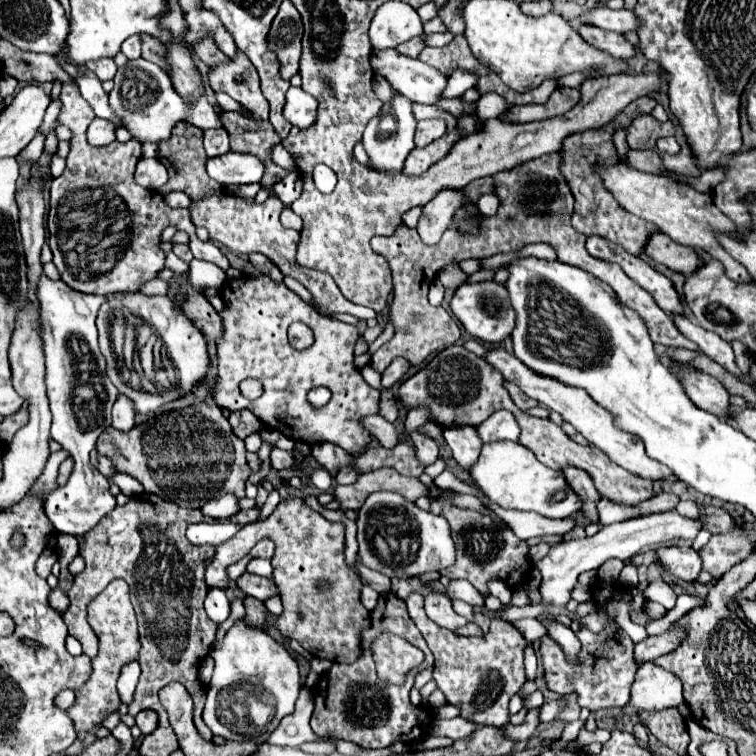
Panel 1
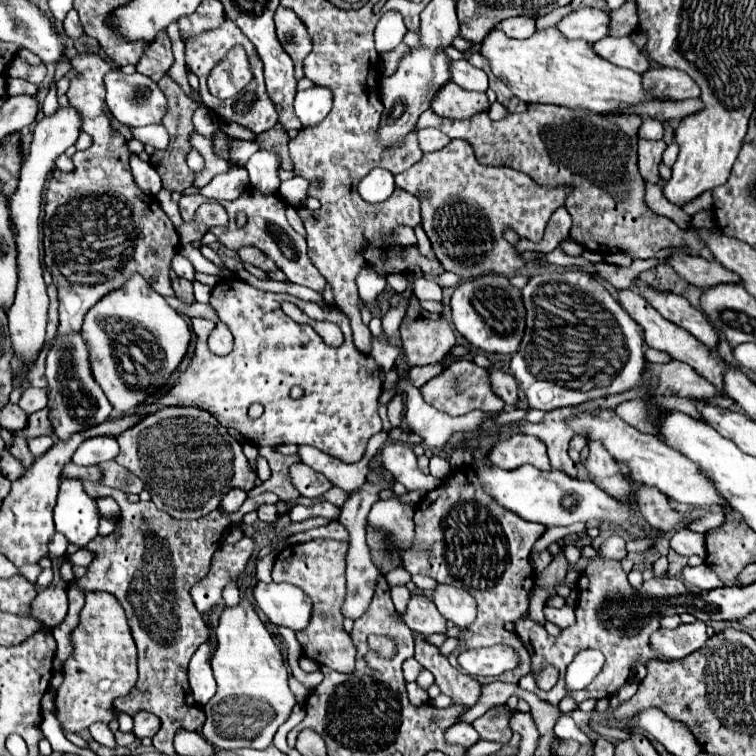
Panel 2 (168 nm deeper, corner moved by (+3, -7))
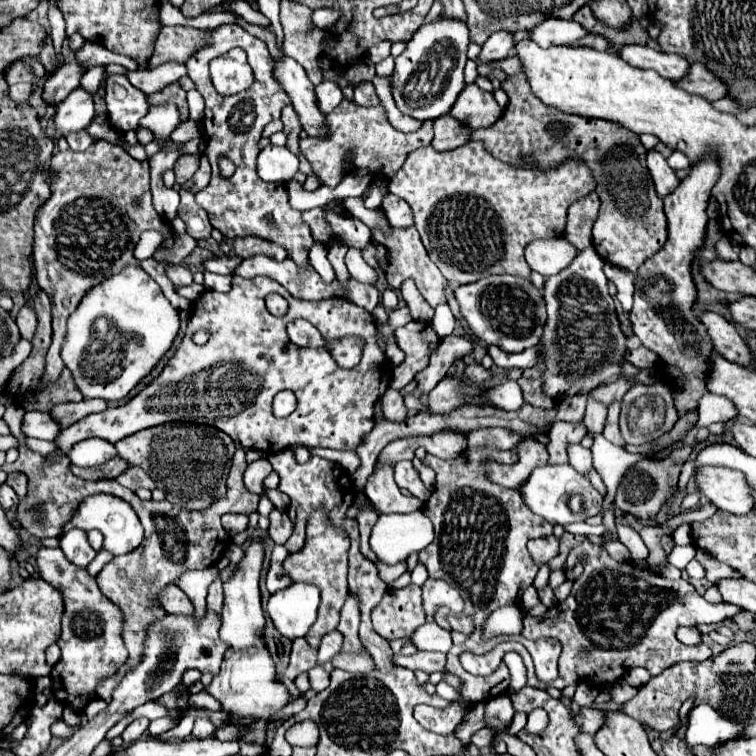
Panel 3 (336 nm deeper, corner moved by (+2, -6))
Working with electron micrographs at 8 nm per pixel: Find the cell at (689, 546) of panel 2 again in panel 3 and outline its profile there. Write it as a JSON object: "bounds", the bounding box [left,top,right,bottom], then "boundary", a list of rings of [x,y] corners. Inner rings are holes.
{"bounds":[695,546,739,582],"boundary":[[[695,546],[695,560],[705,568],[709,582],[715,582],[717,578],[731,578],[731,576],[737,578],[739,576],[731,566],[717,562],[713,556],[709,556],[705,550],[699,550],[697,546]]]}

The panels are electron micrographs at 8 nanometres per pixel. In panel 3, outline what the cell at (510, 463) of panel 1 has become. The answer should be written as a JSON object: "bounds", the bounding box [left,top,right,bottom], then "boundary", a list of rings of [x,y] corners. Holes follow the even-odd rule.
{"bounds":[519,464,603,526],"boundary":[[[569,464],[565,466],[543,466],[543,468],[535,468],[531,472],[531,476],[519,486],[519,494],[523,498],[523,502],[527,504],[529,510],[533,510],[533,514],[545,518],[549,524],[561,524],[561,526],[567,526],[567,524],[573,524],[573,522],[583,522],[595,514],[599,514],[601,510],[601,502],[603,502],[603,496],[591,486],[589,478],[587,476],[581,476],[579,472],[575,472]],[[573,494],[581,494],[583,496],[583,510],[581,512],[571,512],[567,502]]]}

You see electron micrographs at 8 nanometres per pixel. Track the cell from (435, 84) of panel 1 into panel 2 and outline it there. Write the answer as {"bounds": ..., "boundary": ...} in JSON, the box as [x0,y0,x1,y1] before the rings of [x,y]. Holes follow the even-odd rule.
{"bounds":[432,83,490,119],"boundary":[[[456,83],[444,85],[432,101],[432,111],[446,119],[464,119],[488,109],[490,109],[490,103],[486,93],[464,91]]]}

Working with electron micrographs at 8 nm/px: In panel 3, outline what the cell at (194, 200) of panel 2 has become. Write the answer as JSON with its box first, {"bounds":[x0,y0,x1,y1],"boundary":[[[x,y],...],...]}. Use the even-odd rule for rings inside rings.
{"bounds":[185,24,313,268],"boundary":[[[221,24],[211,30],[205,44],[191,54],[185,62],[189,78],[195,82],[195,88],[203,96],[205,109],[203,116],[203,136],[207,142],[205,154],[211,160],[211,182],[205,190],[195,194],[195,202],[207,210],[213,228],[221,230],[225,238],[243,238],[243,236],[257,236],[267,242],[279,244],[287,250],[287,256],[301,268],[309,266],[309,250],[313,246],[311,232],[307,224],[301,220],[301,212],[289,206],[289,196],[285,186],[267,184],[257,178],[255,172],[255,158],[259,154],[257,142],[261,138],[263,128],[281,116],[283,106],[289,104],[289,96],[273,82],[273,64],[269,58],[267,44],[251,34],[247,34],[237,24]],[[234,47],[242,47],[249,54],[249,64],[253,64],[255,82],[251,88],[233,94],[221,96],[209,84],[209,60],[216,58]],[[225,156],[235,164],[235,174],[231,178],[223,178],[219,170],[219,158]]]}

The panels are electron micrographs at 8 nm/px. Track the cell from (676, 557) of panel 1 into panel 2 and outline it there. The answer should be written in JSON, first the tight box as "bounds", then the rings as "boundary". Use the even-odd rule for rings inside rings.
{"bounds":[682,565,724,591],"boundary":[[[698,565],[698,567],[686,567],[682,571],[682,579],[690,585],[696,585],[700,589],[712,591],[716,587],[724,587],[722,579],[708,567],[708,565]]]}

